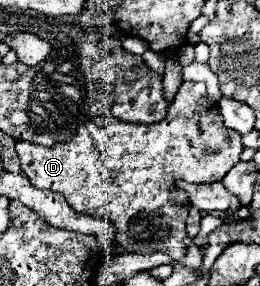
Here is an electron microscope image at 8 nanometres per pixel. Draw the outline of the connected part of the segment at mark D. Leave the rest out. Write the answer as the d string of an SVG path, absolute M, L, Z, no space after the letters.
M182 83L180 91L176 93L172 105L168 107L168 115L158 121L158 123L150 123L150 125L142 125L142 123L124 123L120 119L116 119L114 115L100 115L100 117L94 117L90 121L86 121L84 125L78 127L78 131L72 135L70 141L66 143L54 143L52 147L42 147L42 145L34 145L30 141L16 141L16 153L20 157L20 167L22 167L22 173L30 179L30 183L36 187L36 189L50 189L50 191L56 191L60 195L64 195L64 199L68 201L68 205L78 211L78 213L84 213L84 215L92 215L92 217L104 217L104 219L110 219L116 229L118 229L118 245L124 249L124 251L130 251L130 253L156 253L156 251L162 251L166 255L170 255L176 263L184 265L184 267L190 267L190 269L198 269L202 265L202 251L192 243L192 239L188 237L186 233L186 217L188 217L188 201L174 201L174 193L176 193L176 181L178 179L186 179L188 183L216 183L216 181L222 181L224 175L240 161L240 153L242 153L244 145L242 145L242 137L240 133L236 131L228 131L224 127L224 121L222 121L222 115L218 111L218 105L212 103L208 97L206 97L206 85L204 83Z

